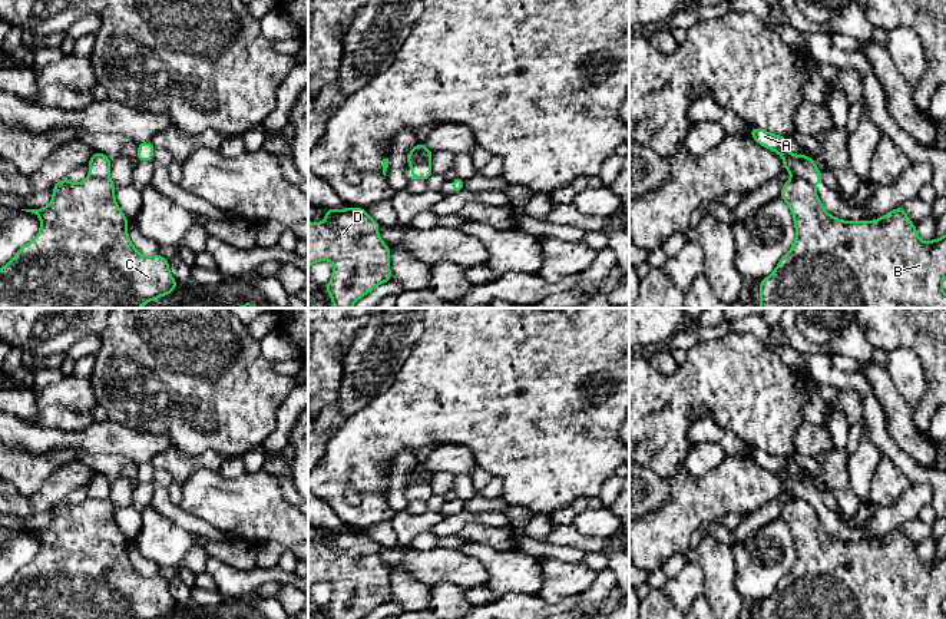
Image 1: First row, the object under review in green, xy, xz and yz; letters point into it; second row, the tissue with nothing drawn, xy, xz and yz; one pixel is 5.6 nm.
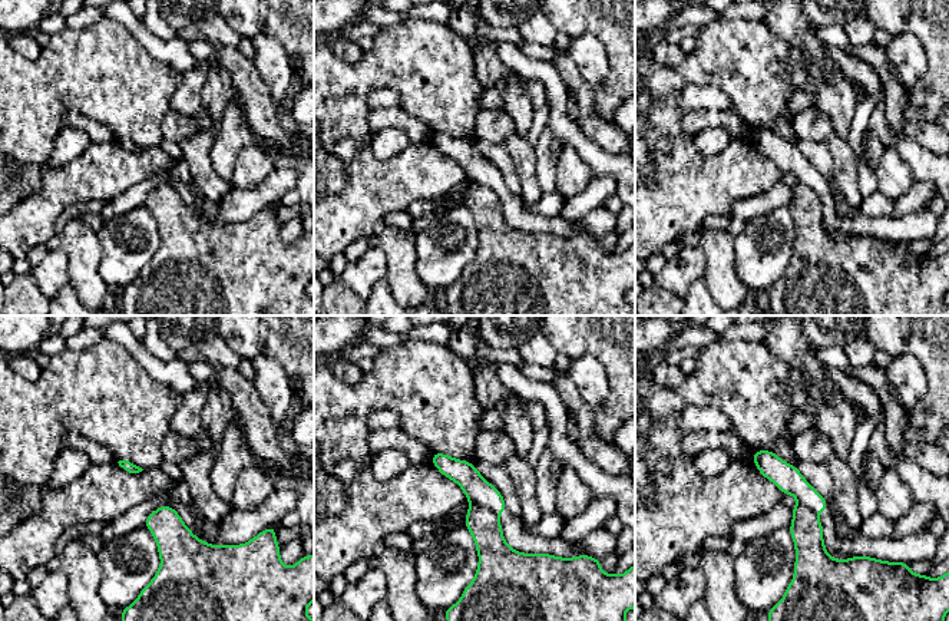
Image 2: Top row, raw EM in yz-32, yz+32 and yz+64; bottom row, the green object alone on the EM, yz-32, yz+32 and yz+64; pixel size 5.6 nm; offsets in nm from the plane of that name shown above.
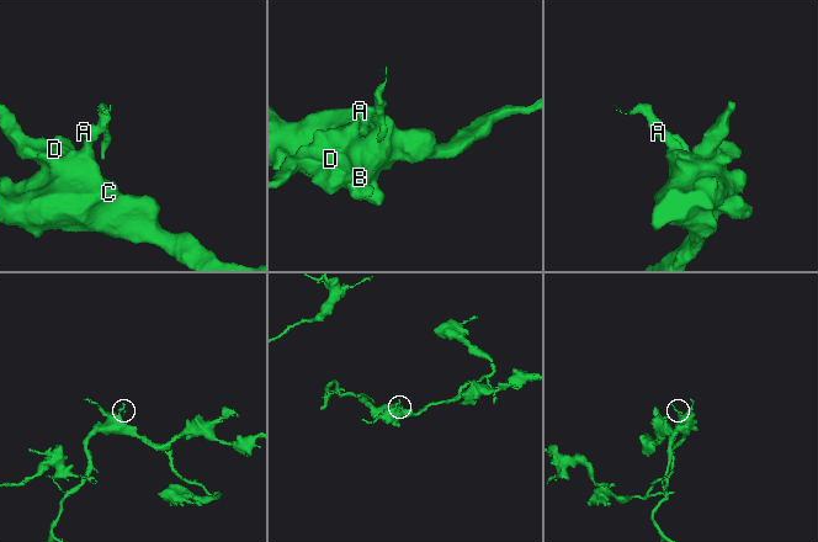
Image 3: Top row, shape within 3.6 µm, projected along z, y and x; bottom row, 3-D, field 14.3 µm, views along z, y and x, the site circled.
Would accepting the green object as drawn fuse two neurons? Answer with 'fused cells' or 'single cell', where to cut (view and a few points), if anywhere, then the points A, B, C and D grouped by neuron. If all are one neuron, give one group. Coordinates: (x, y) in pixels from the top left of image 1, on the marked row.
fused cells | yz (793, 175), (803, 176), (813, 186) | A / B C D

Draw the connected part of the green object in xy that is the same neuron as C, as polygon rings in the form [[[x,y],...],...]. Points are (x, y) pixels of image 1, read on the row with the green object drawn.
[[[87,176],[79,183],[63,178],[52,188],[53,198],[47,206],[22,209],[37,215],[42,225],[36,238],[0,268],[0,308],[140,308],[179,287],[166,258],[161,254],[143,256],[130,242],[128,216],[115,199],[115,188],[110,178]]]

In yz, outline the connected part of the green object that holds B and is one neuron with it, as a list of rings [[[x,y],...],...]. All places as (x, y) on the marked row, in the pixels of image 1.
[[[791,176],[780,196],[790,206],[797,235],[771,275],[760,281],[761,308],[946,308],[946,294],[942,291],[946,278],[946,235],[923,242],[903,206],[876,221],[834,218],[804,178]]]

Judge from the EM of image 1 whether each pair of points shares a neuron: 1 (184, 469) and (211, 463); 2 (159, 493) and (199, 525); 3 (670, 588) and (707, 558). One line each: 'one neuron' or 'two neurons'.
1: one neuron
2: one neuron
3: two neurons

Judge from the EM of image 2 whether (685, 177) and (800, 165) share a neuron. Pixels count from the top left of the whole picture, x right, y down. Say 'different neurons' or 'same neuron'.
different neurons

